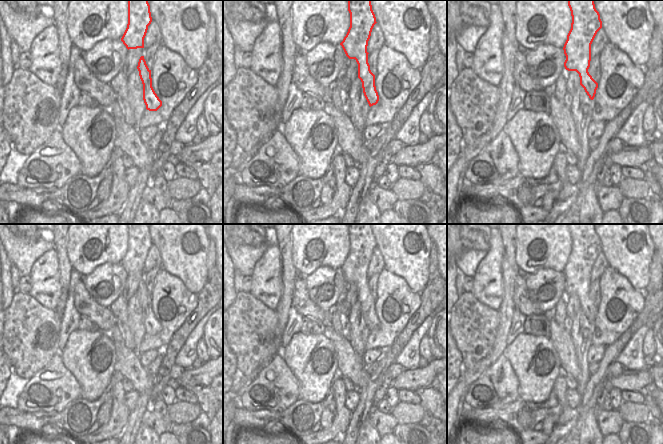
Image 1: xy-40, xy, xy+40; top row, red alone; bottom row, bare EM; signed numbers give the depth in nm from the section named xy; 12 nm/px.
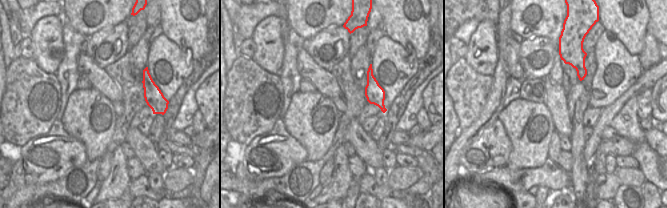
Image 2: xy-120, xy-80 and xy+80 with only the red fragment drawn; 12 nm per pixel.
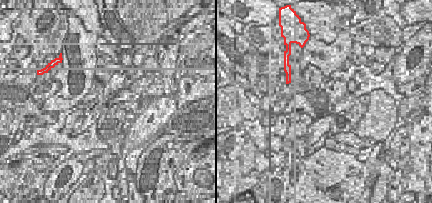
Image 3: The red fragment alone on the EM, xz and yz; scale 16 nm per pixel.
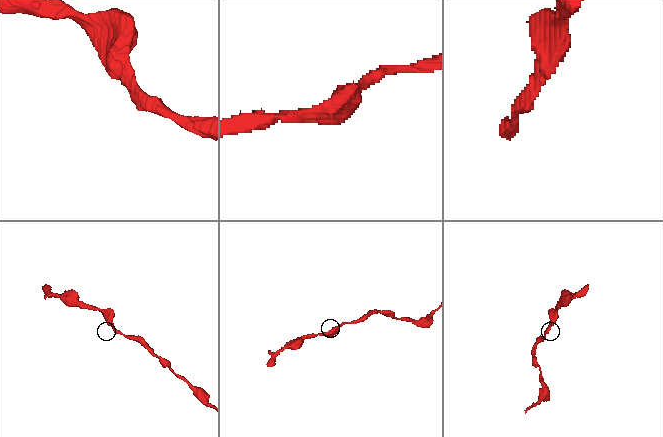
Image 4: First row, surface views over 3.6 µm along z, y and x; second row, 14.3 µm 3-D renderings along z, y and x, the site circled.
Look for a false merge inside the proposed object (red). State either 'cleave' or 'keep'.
keep

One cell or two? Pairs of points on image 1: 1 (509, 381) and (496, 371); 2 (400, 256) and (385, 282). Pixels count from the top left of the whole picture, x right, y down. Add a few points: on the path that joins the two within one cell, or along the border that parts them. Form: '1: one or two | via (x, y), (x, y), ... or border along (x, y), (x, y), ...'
1: one | via (503, 382), (497, 383), (496, 377)
2: two | border along (384, 267), (399, 275), (409, 287)

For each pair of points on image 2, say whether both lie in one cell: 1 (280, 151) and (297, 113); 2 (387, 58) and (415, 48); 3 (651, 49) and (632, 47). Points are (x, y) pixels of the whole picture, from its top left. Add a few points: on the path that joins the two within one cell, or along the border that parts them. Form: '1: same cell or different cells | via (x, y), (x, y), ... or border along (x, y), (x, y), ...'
1: different cells | border along (282, 120), (285, 129), (304, 149)
2: different cells | border along (388, 36), (397, 41), (418, 60)
3: different cells | border along (646, 31), (643, 49), (637, 55)

